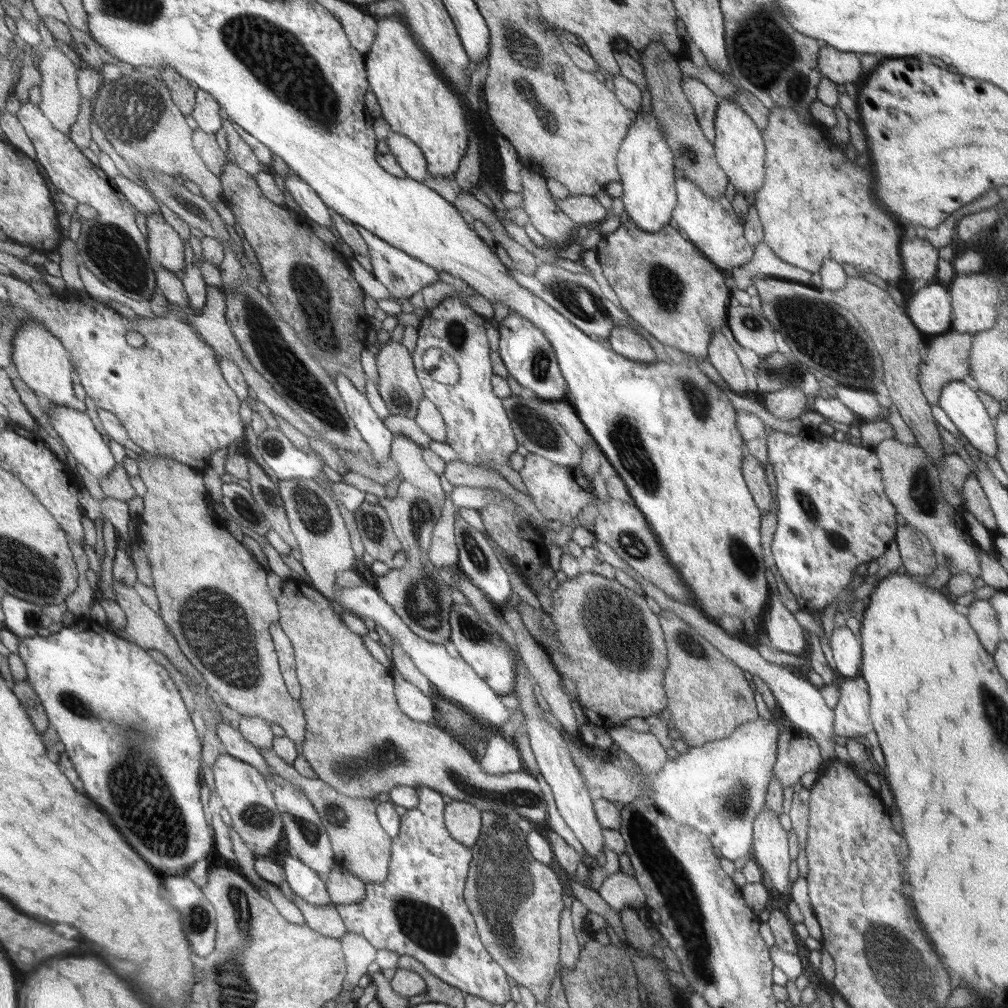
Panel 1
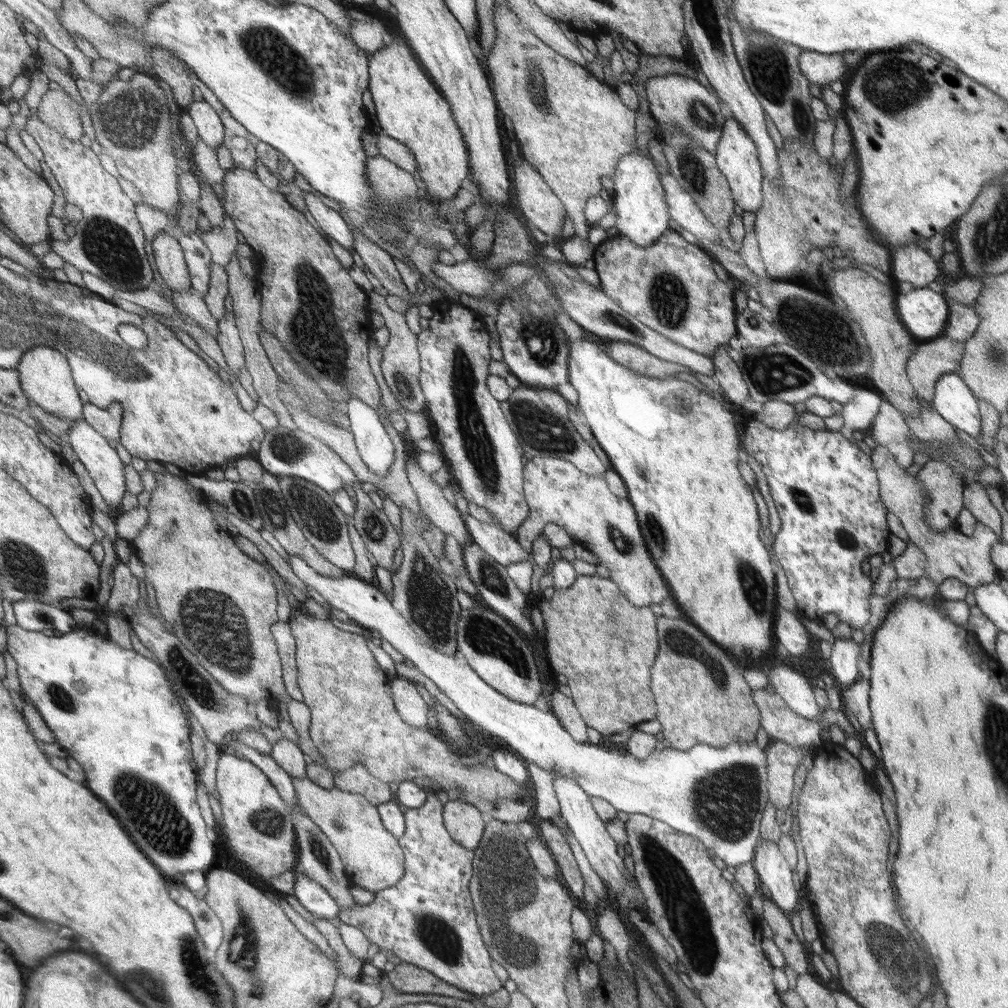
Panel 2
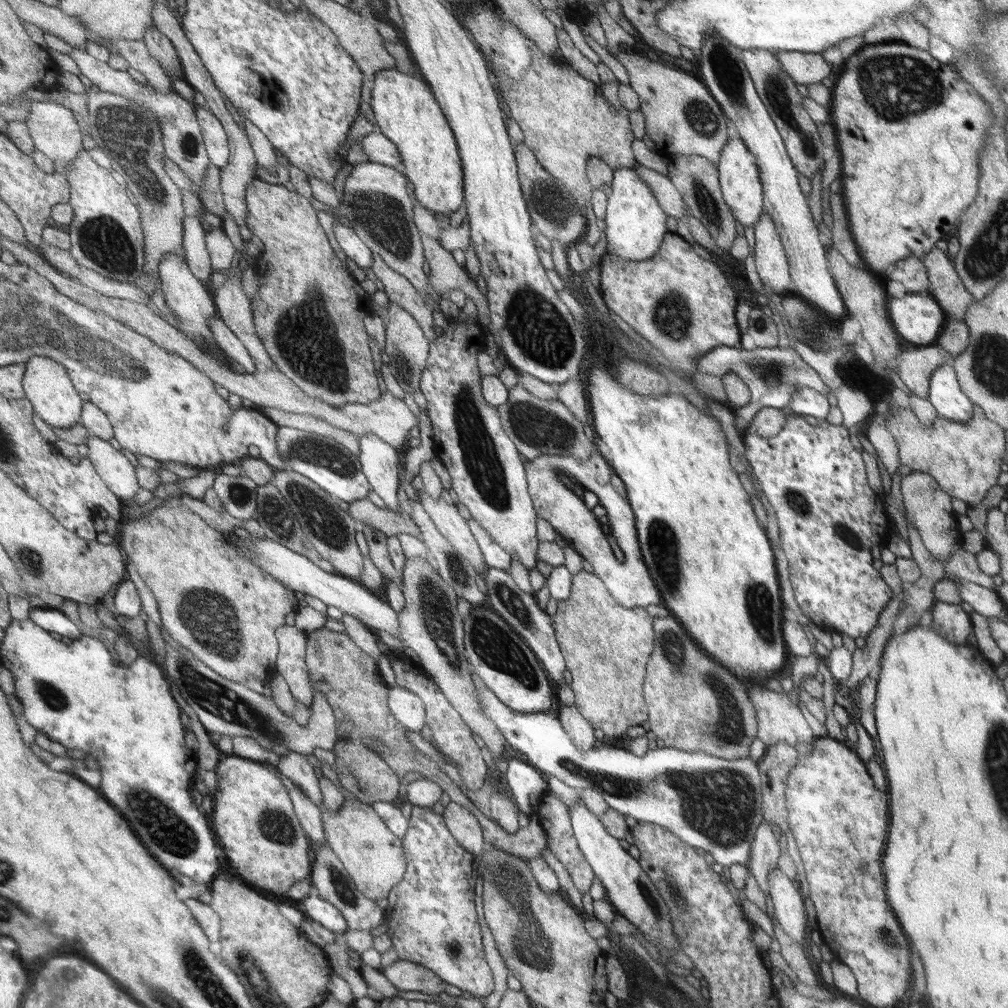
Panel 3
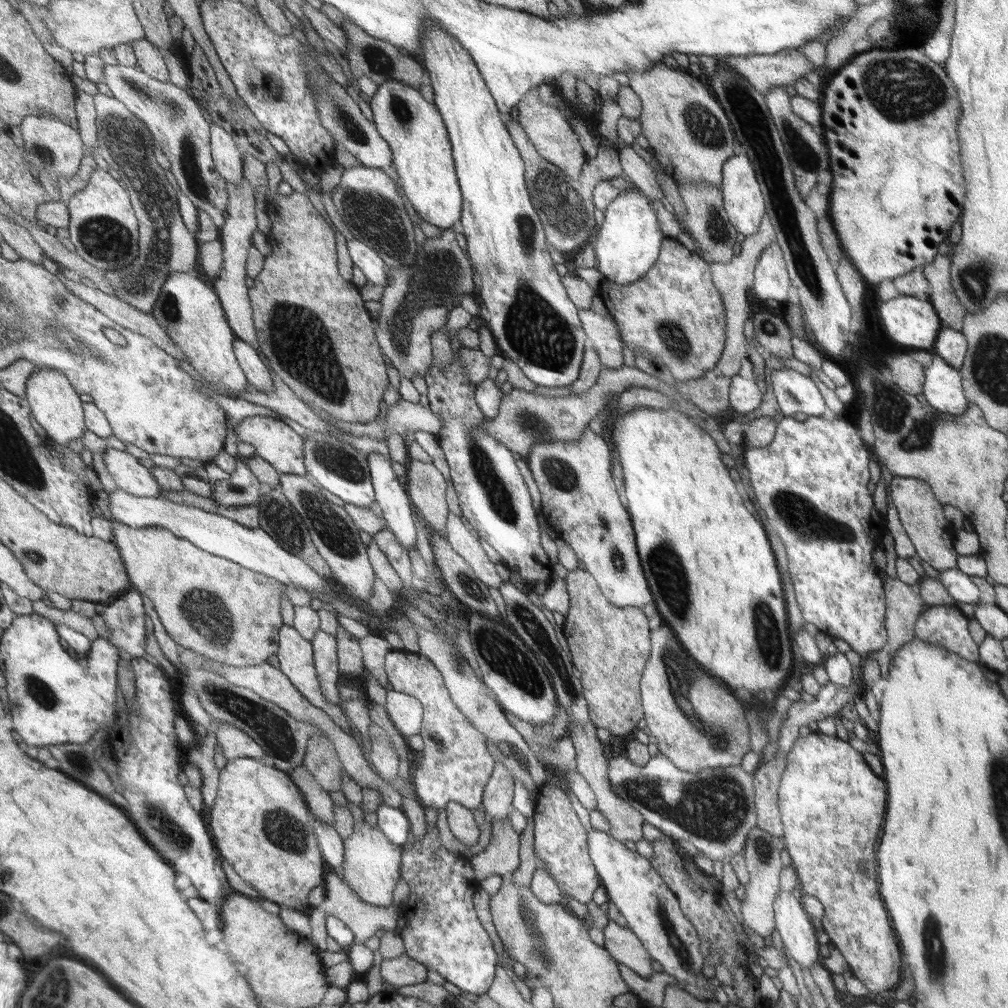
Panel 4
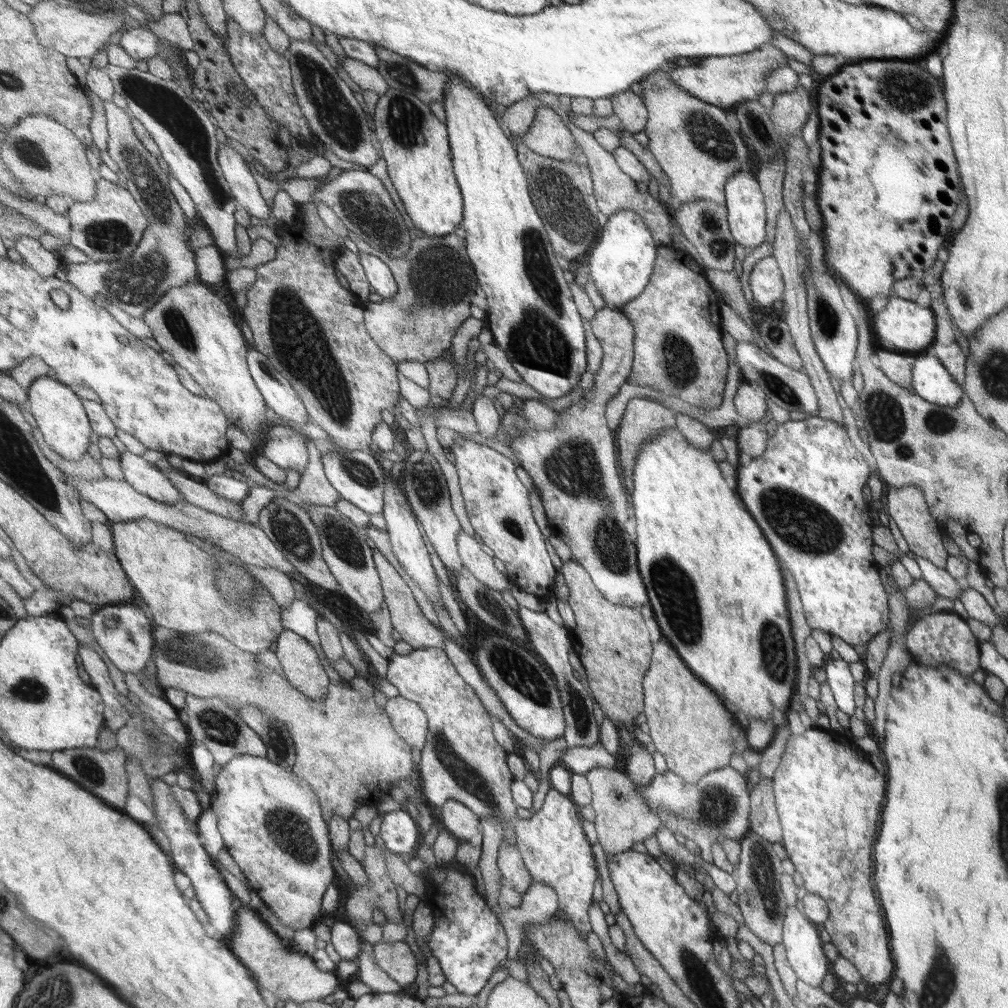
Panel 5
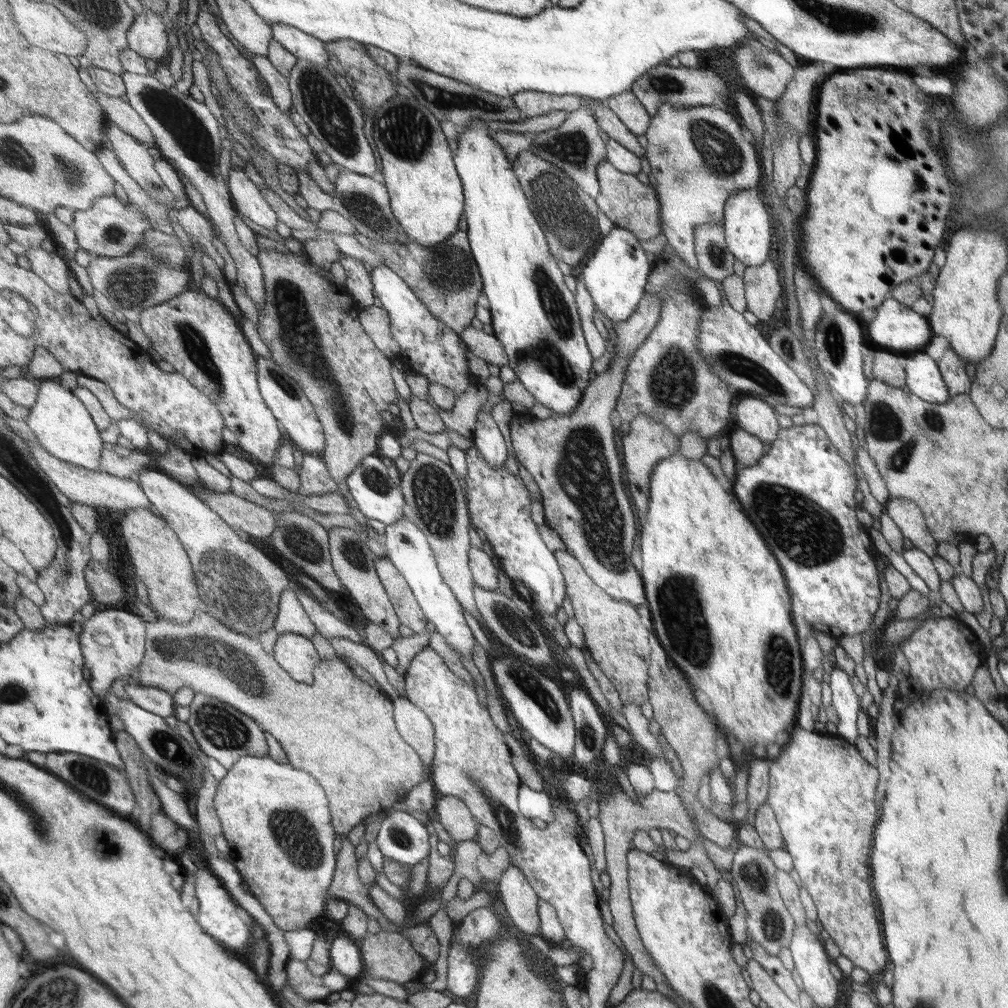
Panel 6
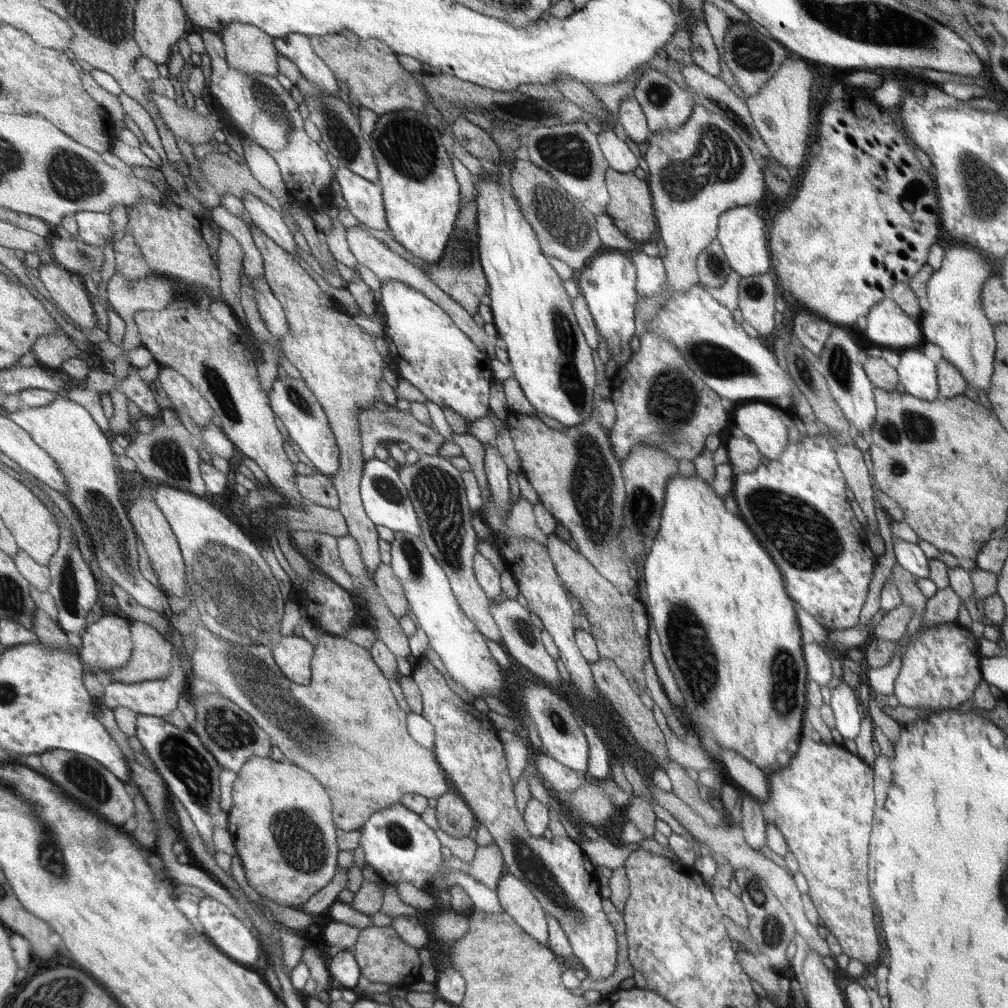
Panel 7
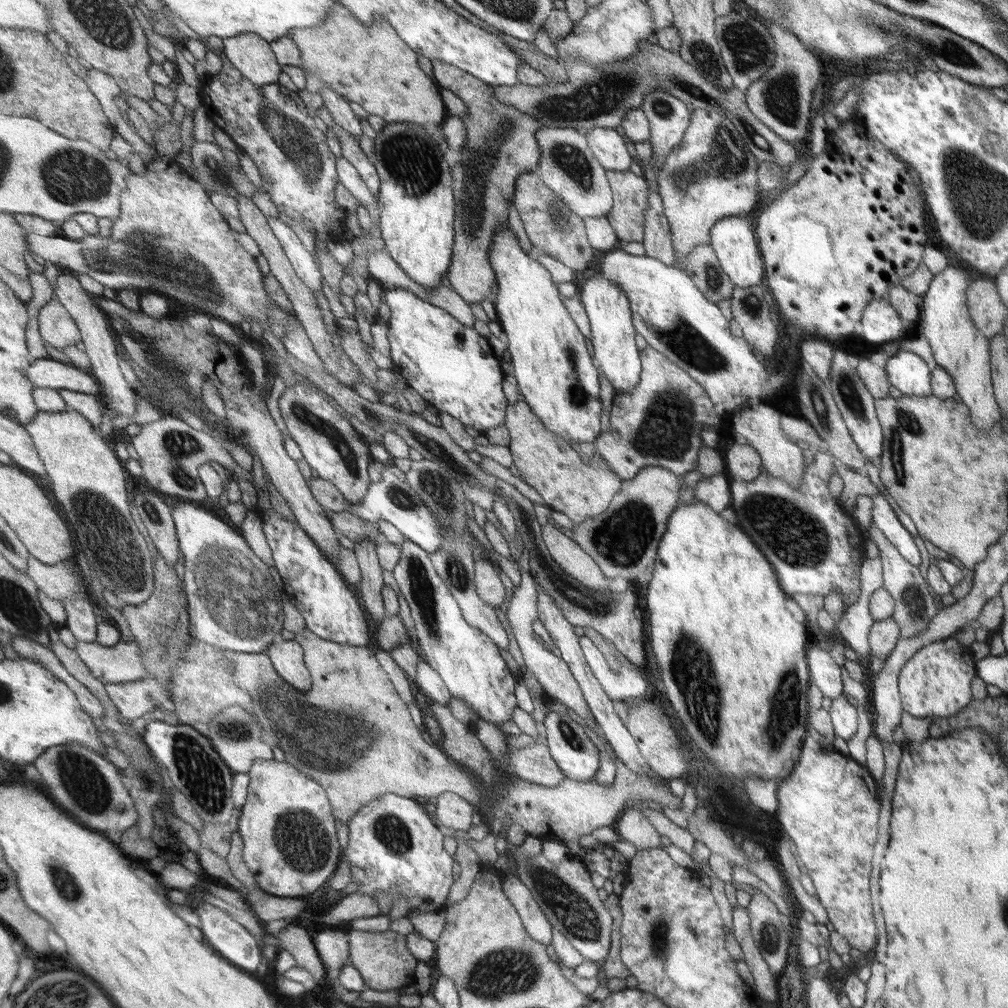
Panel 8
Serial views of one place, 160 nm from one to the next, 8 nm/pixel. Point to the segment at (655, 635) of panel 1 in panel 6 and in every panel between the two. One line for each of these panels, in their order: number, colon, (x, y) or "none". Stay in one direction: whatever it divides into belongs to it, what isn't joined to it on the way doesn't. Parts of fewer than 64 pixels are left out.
2: (588, 627)
3: (606, 647)
4: (609, 645)
5: (611, 642)
6: (615, 640)

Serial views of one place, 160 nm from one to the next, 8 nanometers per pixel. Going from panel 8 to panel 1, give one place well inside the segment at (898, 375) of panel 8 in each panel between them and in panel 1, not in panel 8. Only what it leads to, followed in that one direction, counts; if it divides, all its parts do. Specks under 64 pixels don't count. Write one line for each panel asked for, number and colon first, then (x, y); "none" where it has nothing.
1: (960, 402)
2: (953, 401)
3: (944, 394)
4: (943, 391)
5: (930, 380)
6: (924, 380)
7: (917, 375)

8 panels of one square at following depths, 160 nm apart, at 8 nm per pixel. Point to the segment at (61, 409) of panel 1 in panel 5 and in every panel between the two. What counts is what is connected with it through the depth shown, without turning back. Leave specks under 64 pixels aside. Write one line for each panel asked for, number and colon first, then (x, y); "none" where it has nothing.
2: (101, 461)
3: (116, 471)
4: (128, 473)
5: (143, 476)

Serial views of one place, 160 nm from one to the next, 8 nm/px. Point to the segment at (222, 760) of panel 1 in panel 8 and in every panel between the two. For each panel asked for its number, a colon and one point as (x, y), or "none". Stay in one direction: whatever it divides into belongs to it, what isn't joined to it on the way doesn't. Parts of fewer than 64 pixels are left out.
2: (258, 825)
3: (253, 813)
4: (261, 821)
5: (273, 825)
6: (277, 819)
7: (282, 819)
8: (291, 844)

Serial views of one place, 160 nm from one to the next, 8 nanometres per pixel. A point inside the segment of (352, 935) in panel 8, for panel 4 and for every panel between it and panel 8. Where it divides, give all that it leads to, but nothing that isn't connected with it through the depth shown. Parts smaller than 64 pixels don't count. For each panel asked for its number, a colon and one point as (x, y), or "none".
4: (404, 971)
5: (397, 959)
6: (388, 955)
7: (383, 956)

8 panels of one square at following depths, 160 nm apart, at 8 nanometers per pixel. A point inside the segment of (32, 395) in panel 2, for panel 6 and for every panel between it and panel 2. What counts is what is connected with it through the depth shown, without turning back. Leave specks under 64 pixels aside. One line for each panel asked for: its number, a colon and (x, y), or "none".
3: (48, 386)
4: (56, 406)
5: (59, 413)
6: (62, 424)

